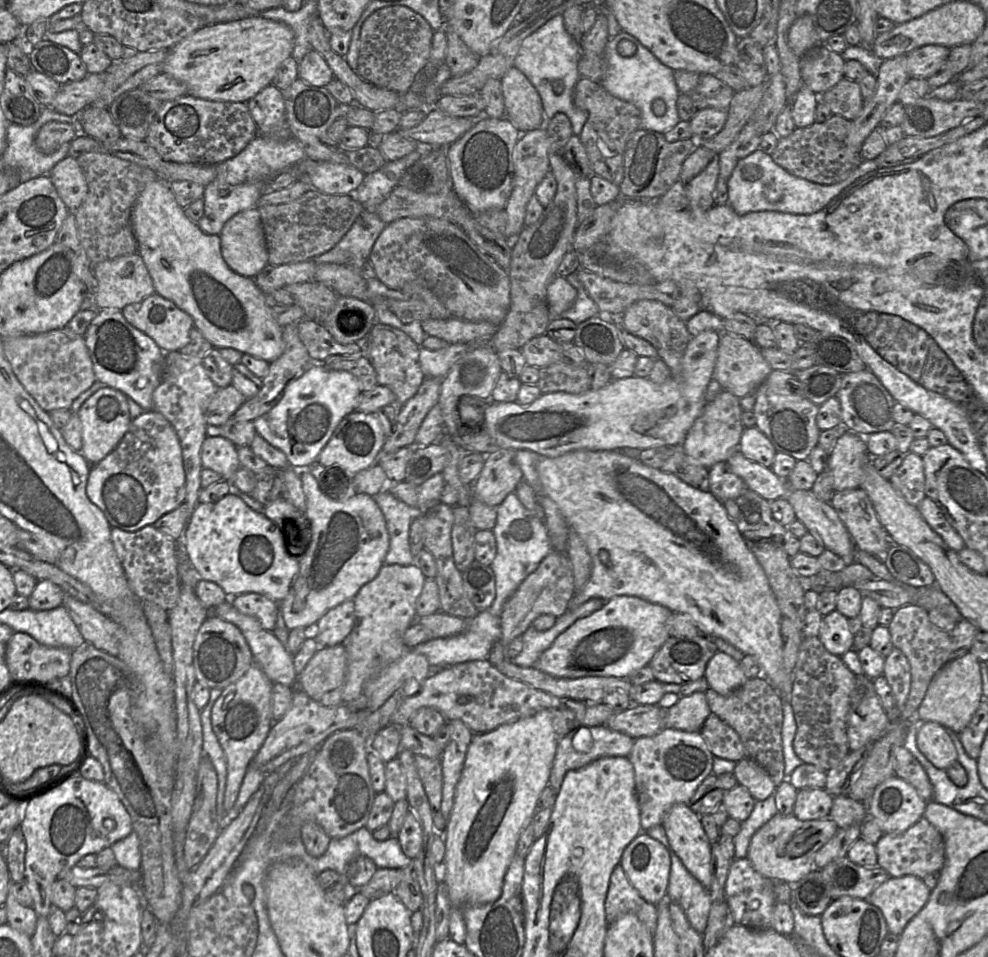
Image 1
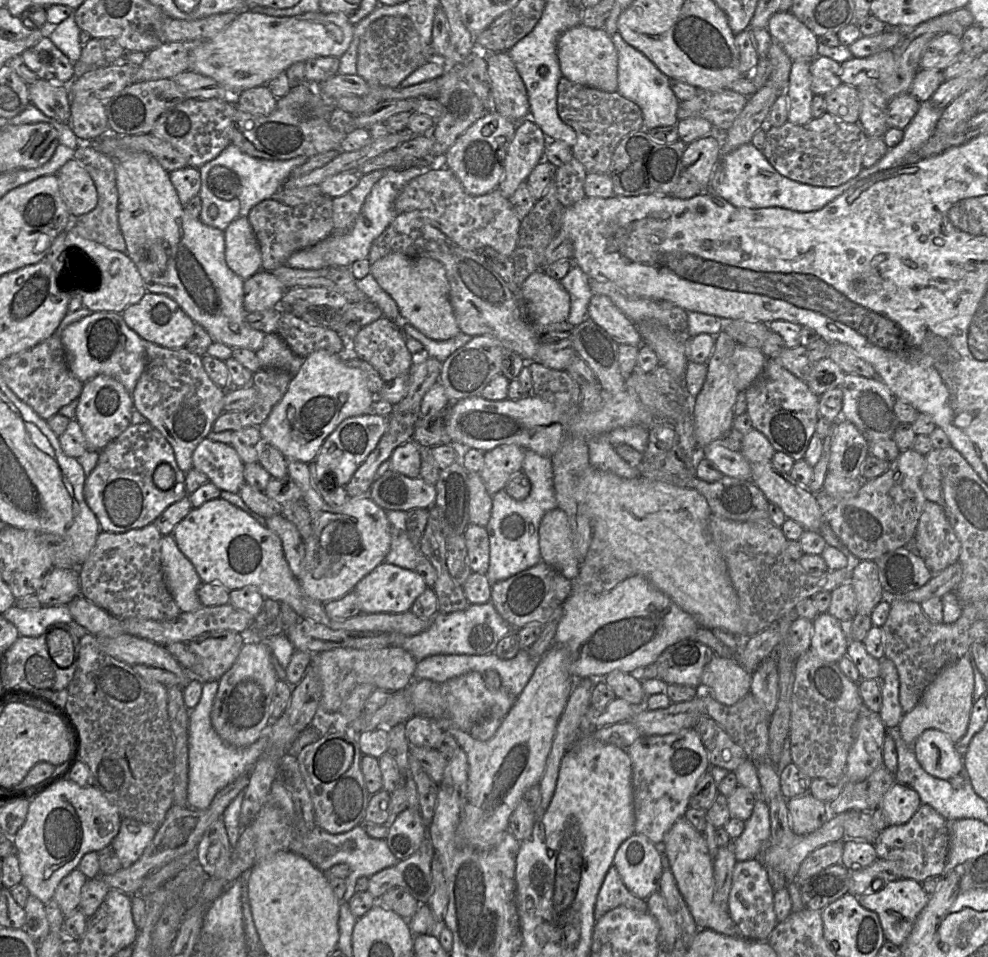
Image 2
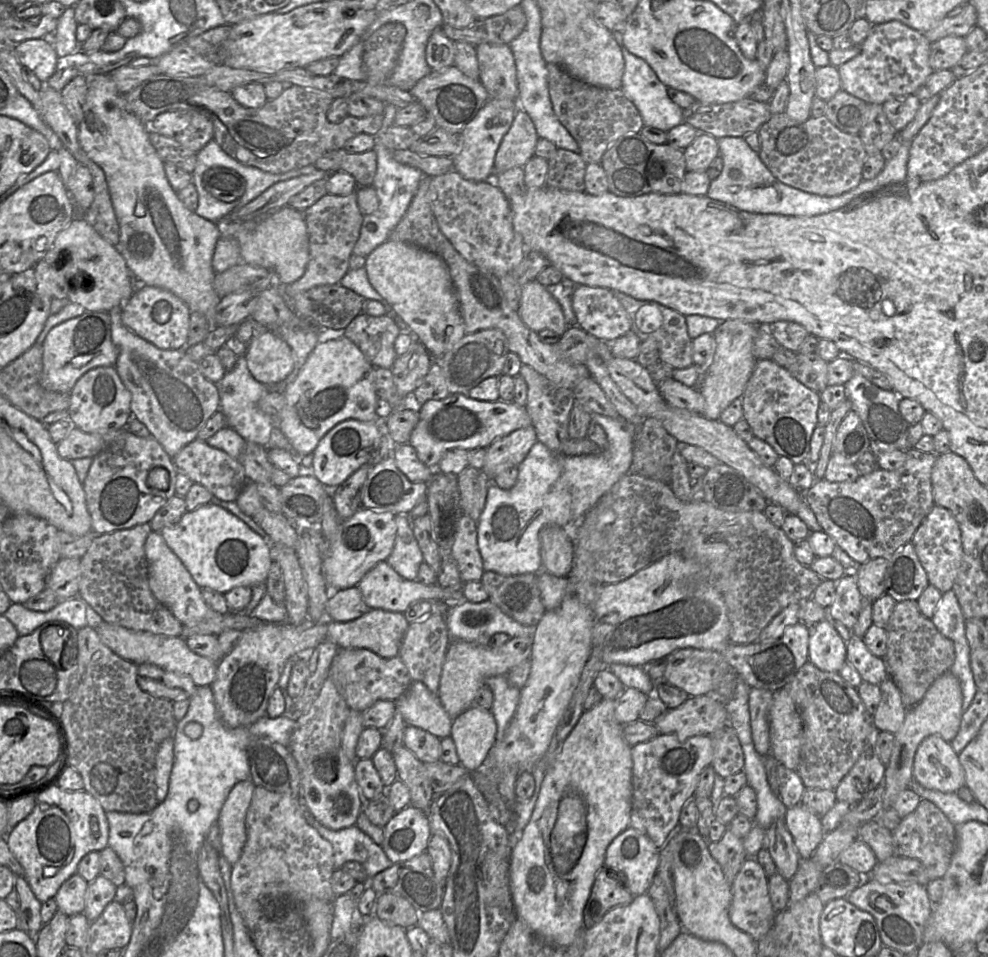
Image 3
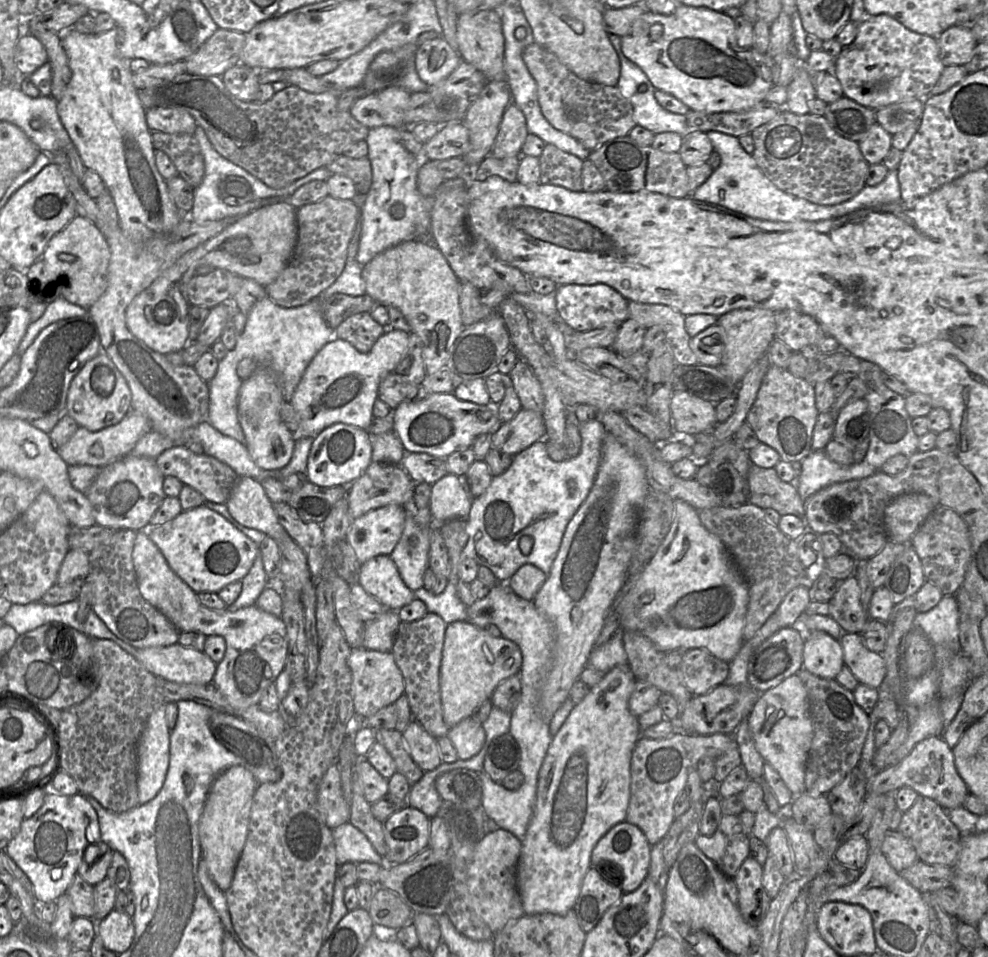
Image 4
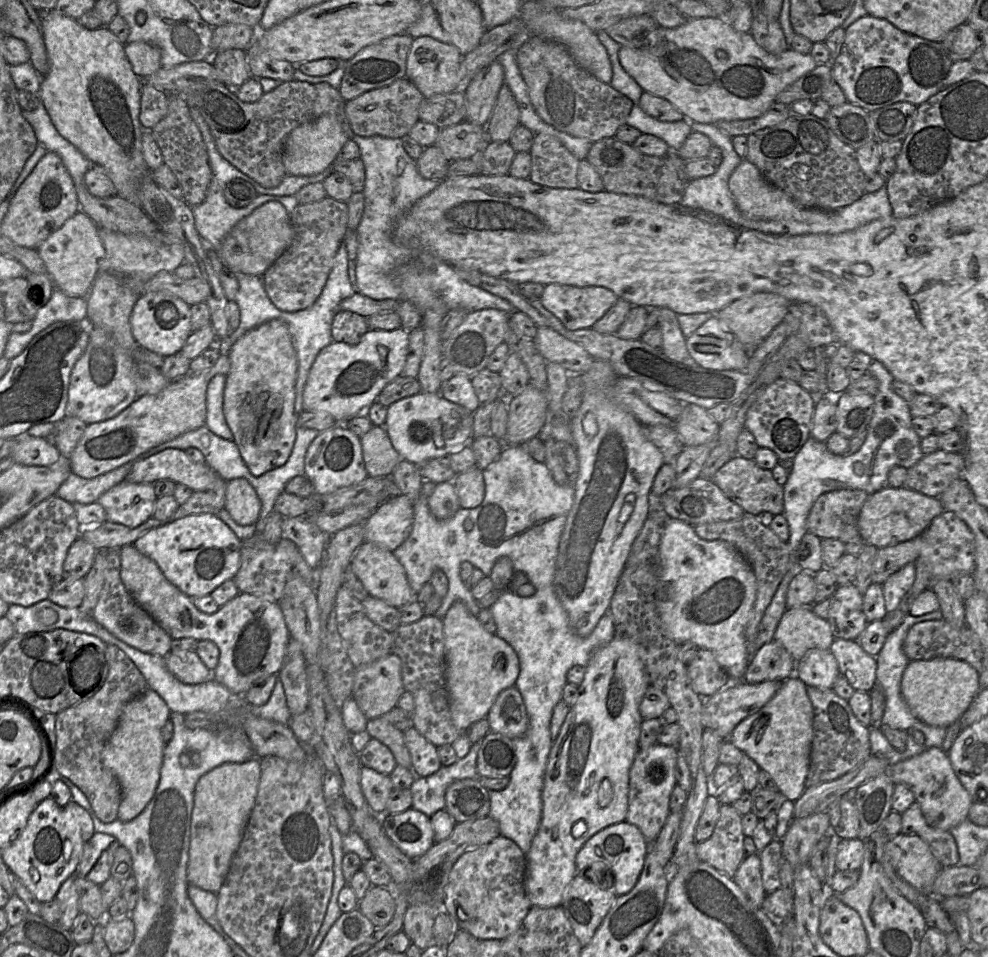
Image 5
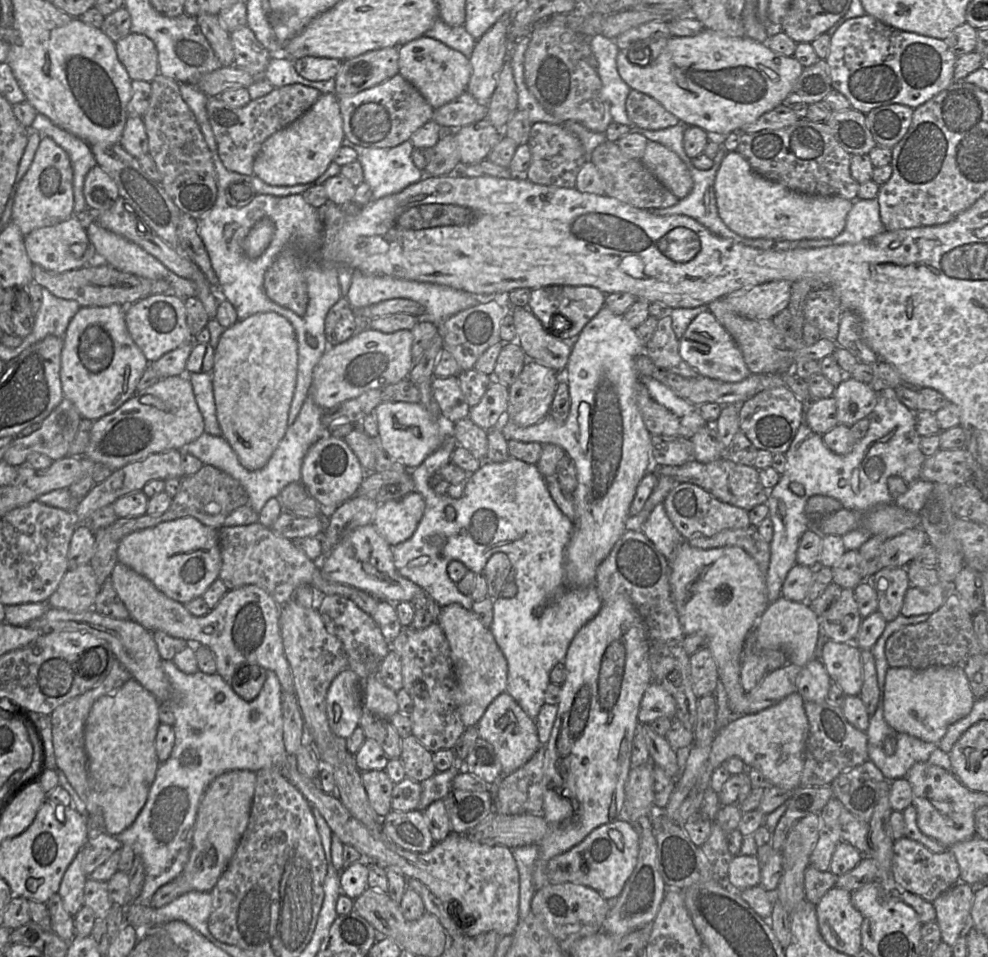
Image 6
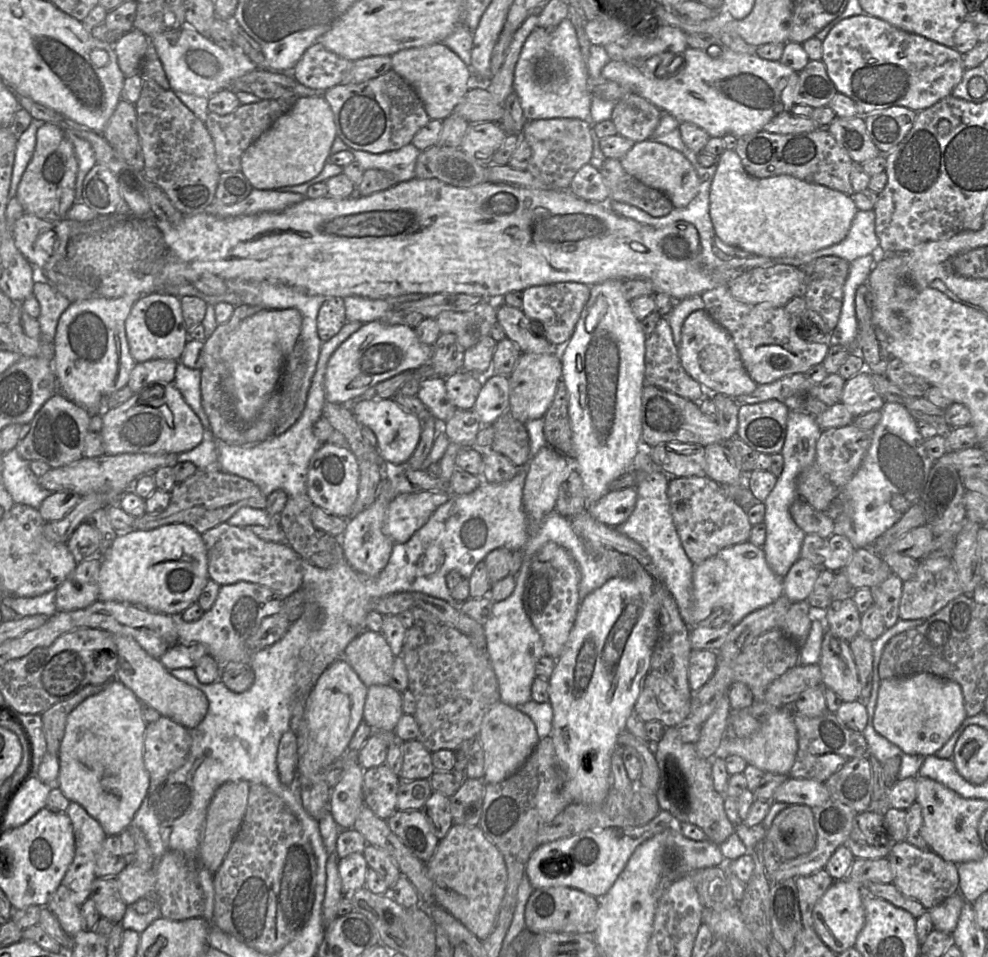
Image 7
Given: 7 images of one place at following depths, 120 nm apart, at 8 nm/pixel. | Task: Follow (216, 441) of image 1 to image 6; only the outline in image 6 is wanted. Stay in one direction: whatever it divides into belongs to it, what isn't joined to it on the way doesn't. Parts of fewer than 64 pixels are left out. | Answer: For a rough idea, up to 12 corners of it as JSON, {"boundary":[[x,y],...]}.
{"boundary":[[182,451],[150,455],[111,472],[73,513],[86,523],[152,480],[182,479]]}

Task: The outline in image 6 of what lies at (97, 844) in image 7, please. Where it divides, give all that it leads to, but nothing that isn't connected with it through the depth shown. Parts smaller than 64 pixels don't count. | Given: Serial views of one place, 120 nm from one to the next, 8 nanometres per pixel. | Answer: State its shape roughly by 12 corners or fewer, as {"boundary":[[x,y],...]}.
{"boundary":[[83,851],[66,869],[58,890],[75,917],[84,905]]}

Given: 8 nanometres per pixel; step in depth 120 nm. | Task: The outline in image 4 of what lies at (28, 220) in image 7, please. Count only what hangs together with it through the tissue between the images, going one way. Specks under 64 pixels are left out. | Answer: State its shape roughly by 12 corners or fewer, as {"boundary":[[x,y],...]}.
{"boundary":[[76,215],[42,259],[62,296],[88,310],[107,288],[110,249]]}

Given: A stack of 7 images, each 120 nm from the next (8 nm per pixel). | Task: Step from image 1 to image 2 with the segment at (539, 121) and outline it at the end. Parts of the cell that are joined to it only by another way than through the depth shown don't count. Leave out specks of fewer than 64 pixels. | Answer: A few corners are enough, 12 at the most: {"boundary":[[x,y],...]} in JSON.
{"boundary":[[509,51],[486,55],[492,108],[530,117],[525,84]]}

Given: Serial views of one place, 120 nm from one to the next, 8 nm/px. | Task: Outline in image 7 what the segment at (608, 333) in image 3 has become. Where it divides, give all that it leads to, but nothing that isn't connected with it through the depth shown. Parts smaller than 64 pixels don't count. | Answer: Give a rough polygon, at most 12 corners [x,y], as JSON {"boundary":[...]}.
{"boundary":[[532,286],[521,310],[560,349],[571,338],[591,286]]}

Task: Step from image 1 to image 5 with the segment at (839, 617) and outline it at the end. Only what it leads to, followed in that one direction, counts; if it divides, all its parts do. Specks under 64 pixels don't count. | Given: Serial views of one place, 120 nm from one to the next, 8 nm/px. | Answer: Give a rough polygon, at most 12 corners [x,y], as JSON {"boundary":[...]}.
{"boundary":[[812,649],[796,663],[806,686],[832,689],[839,673],[829,649]]}

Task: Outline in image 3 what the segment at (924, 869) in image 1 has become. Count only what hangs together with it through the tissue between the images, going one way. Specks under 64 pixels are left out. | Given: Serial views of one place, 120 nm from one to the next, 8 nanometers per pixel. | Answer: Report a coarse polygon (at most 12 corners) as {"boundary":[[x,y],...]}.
{"boundary":[[929,800],[892,831],[894,856],[942,878],[956,826]]}

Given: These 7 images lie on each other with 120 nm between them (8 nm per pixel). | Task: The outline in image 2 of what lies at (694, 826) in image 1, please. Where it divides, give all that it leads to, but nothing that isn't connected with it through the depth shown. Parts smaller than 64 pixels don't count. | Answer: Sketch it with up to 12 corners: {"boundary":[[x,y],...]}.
{"boundary":[[684,817],[664,844],[699,929],[740,936],[714,901],[713,859]]}

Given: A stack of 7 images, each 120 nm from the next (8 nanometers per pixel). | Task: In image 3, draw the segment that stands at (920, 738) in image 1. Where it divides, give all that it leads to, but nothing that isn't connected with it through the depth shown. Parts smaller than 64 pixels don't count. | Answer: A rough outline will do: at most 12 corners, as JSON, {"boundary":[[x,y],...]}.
{"boundary":[[930,735],[919,744],[912,777],[956,793],[965,785],[958,754]]}

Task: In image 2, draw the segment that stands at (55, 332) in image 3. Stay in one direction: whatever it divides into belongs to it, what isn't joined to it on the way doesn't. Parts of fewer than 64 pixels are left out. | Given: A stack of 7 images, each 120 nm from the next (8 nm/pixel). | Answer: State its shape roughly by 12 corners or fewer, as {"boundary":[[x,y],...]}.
{"boundary":[[94,312],[60,335],[82,383],[97,375],[132,394],[143,339],[121,313]]}

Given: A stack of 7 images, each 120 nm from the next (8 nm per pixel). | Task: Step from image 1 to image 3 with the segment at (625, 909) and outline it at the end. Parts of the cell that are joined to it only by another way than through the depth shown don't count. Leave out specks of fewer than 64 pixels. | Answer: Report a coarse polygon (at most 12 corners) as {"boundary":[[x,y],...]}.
{"boundary":[[605,866],[596,874],[583,910],[583,929],[634,896]]}

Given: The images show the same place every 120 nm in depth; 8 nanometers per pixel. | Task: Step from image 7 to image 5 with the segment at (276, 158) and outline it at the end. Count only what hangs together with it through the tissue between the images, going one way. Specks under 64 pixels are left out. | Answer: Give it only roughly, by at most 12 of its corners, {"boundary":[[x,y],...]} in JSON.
{"boundary":[[325,114],[292,130],[286,175],[329,168],[349,137]]}

